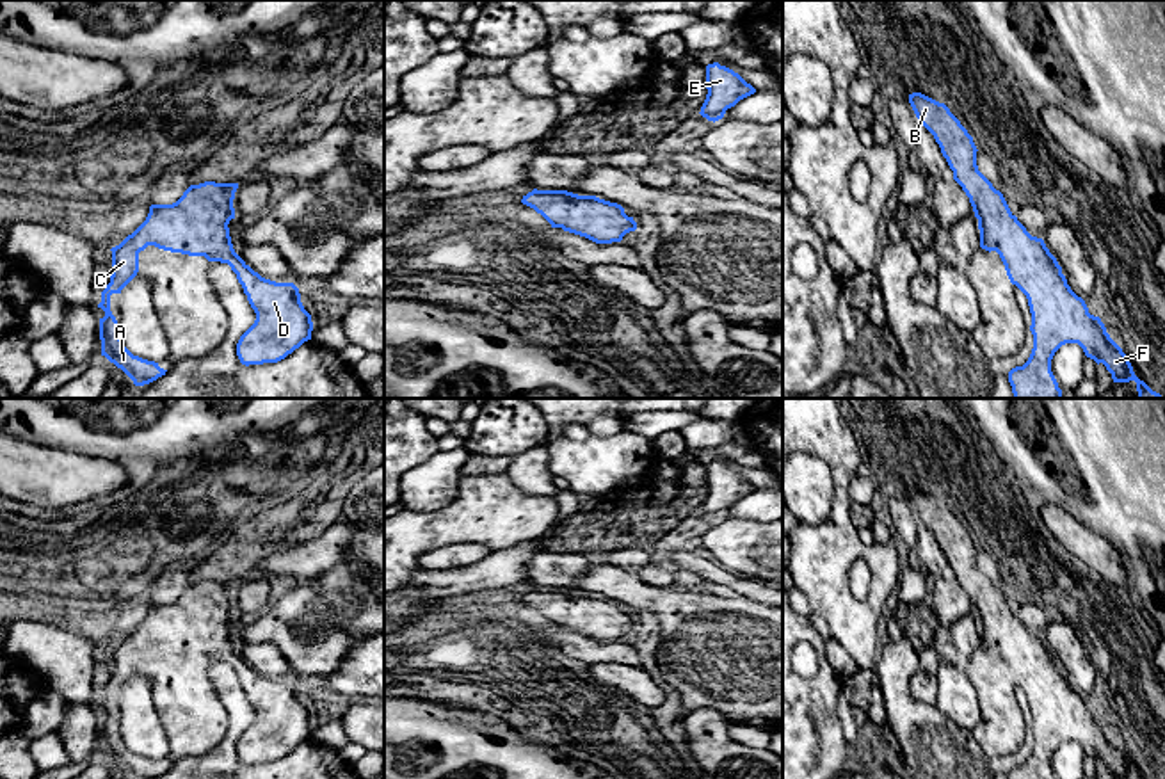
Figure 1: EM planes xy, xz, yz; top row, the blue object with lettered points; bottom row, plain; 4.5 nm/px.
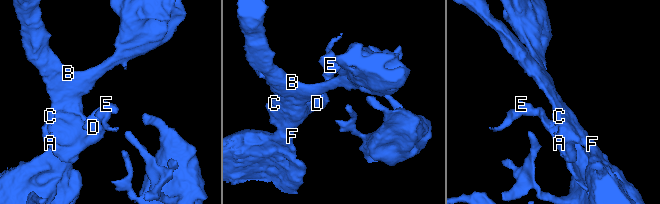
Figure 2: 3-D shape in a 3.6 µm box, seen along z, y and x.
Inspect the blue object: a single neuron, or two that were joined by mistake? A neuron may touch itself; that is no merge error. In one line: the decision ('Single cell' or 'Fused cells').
Single cell

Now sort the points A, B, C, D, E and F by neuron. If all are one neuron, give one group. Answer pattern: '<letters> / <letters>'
A B C D E F

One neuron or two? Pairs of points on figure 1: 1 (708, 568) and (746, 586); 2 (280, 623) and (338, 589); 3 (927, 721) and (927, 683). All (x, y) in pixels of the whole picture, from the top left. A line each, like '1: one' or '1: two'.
1: one
2: one
3: two

